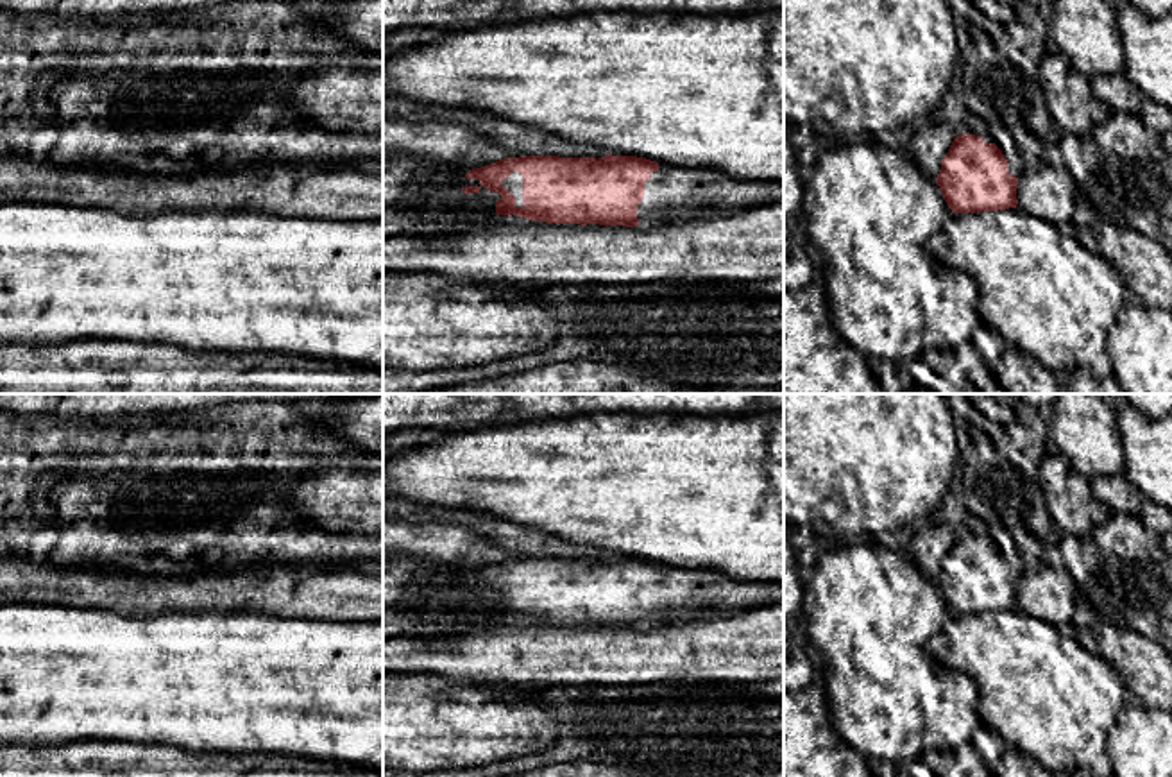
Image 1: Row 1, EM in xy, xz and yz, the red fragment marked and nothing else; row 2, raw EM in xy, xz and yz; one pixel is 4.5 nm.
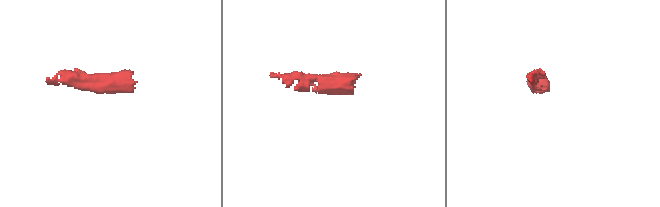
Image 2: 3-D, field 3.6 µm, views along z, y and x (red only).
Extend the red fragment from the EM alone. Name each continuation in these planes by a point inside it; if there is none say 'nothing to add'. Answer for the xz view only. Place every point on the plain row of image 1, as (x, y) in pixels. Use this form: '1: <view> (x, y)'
1: xz (514, 582)
2: xz (673, 595)

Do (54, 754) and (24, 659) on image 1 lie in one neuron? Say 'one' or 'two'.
two

